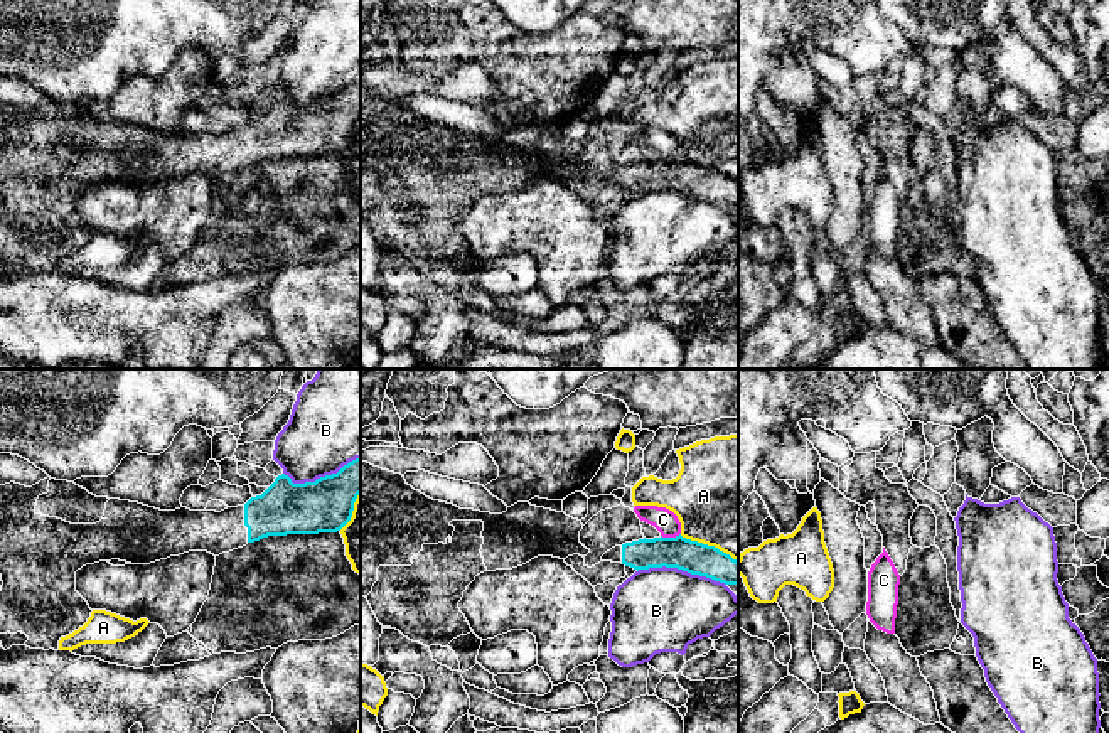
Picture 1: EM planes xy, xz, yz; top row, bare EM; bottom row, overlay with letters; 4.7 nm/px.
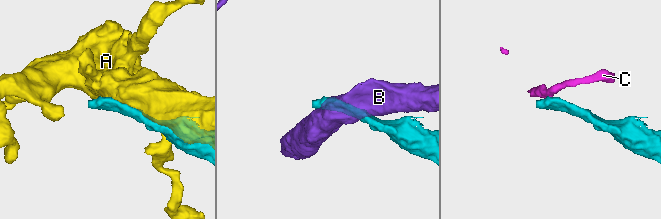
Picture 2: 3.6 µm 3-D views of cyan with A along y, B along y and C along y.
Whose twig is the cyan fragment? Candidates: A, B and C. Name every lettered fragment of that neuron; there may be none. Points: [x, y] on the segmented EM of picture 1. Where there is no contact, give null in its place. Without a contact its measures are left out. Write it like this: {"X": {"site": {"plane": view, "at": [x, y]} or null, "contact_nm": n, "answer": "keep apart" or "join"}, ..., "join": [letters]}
{"A": {"site": {"plane": "xz", "at": [707, 545]}, "contact_nm": 300, "answer": "keep apart"}, "B": {"site": {"plane": "xz", "at": [681, 568]}, "contact_nm": 440, "answer": "keep apart"}, "C": {"site": {"plane": "xz", "at": [669, 538]}, "contact_nm": 100, "answer": "keep apart"}, "join": []}

